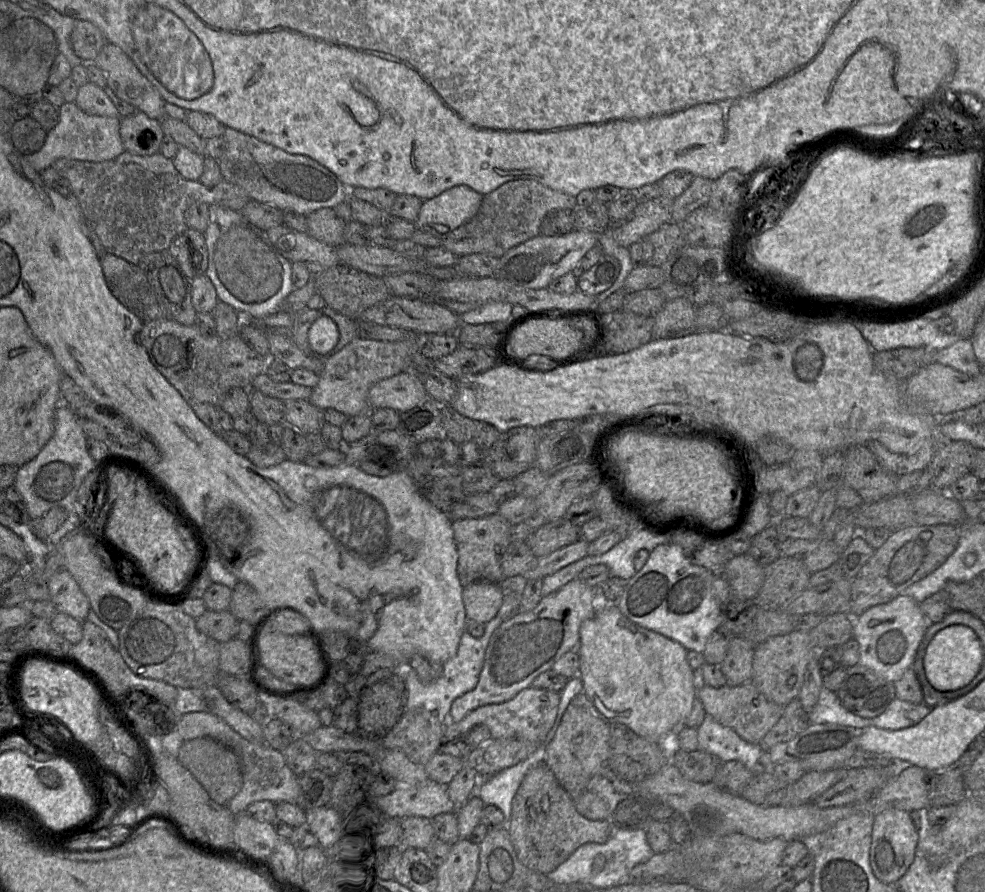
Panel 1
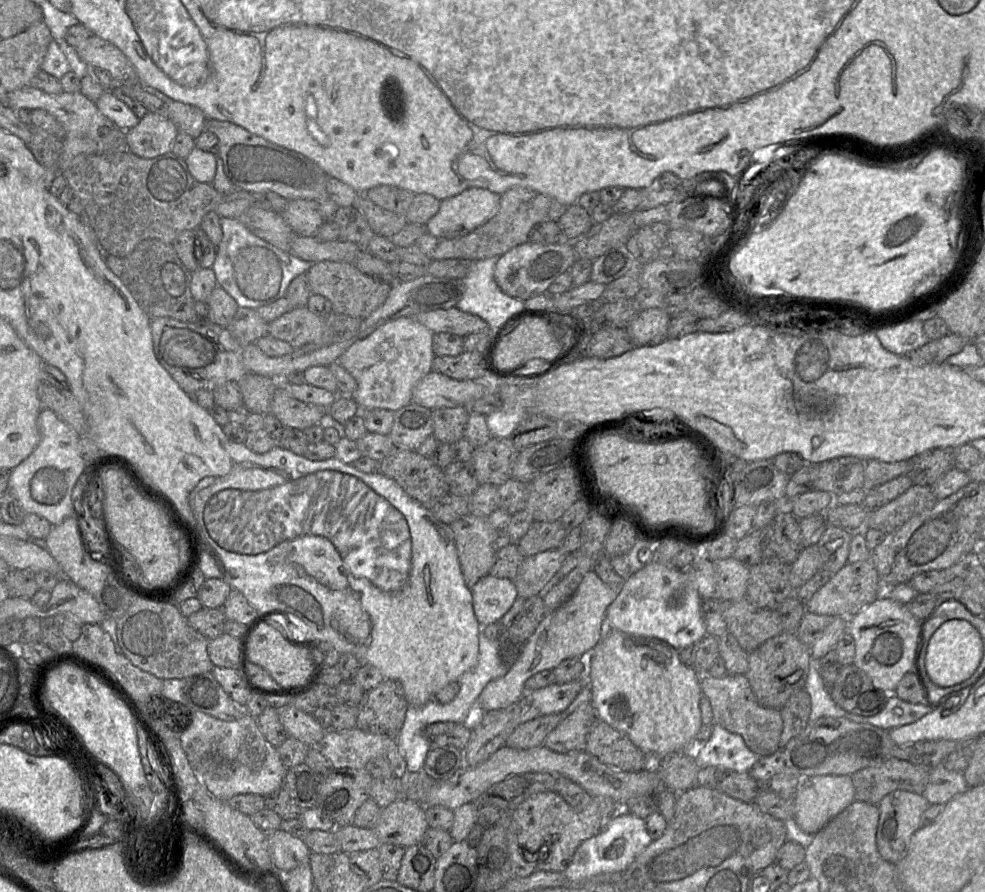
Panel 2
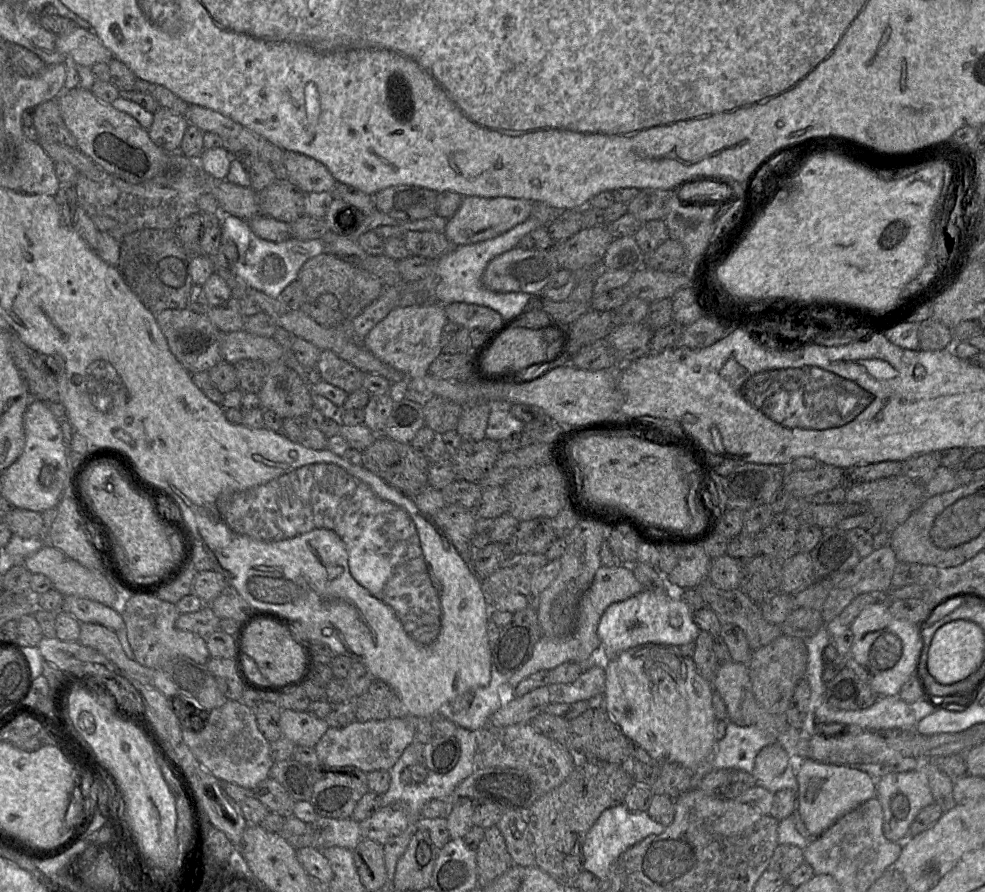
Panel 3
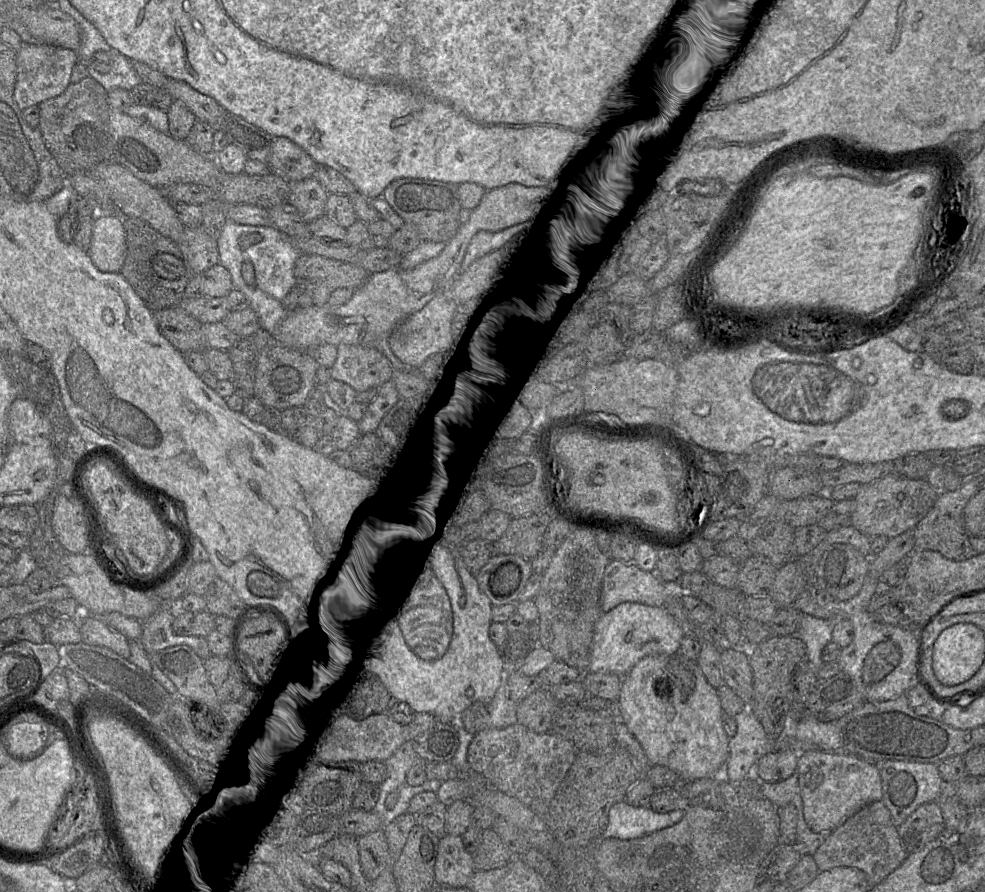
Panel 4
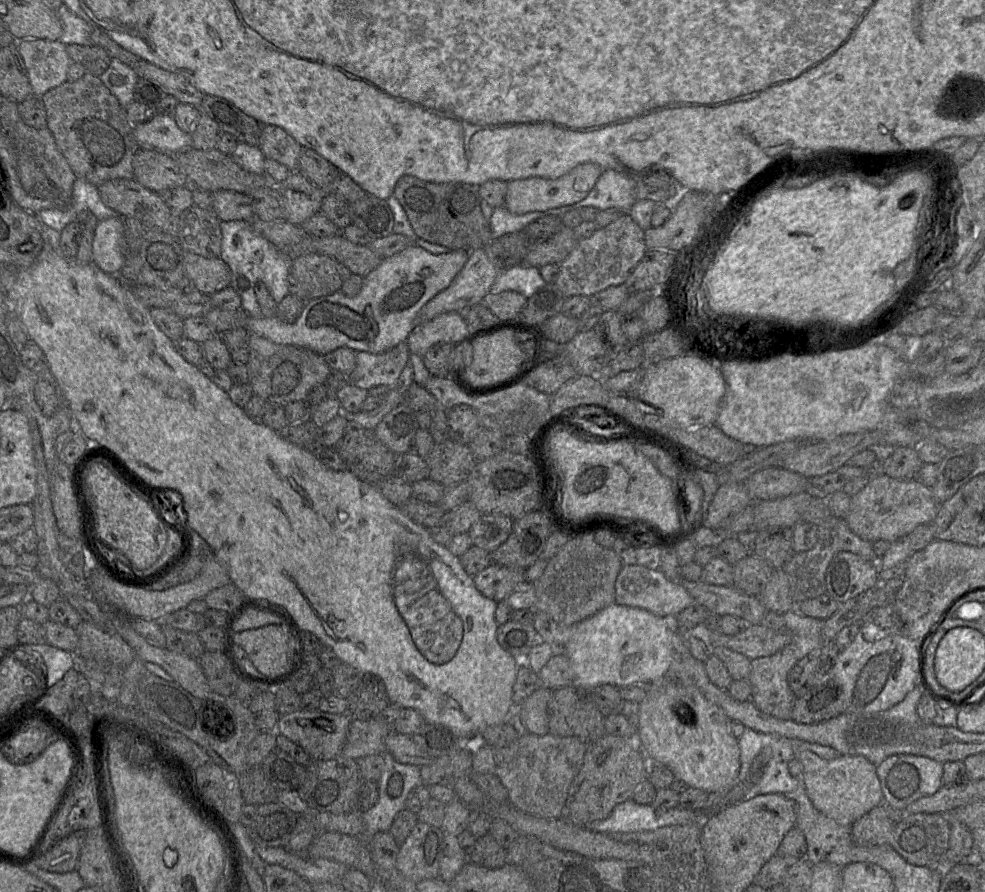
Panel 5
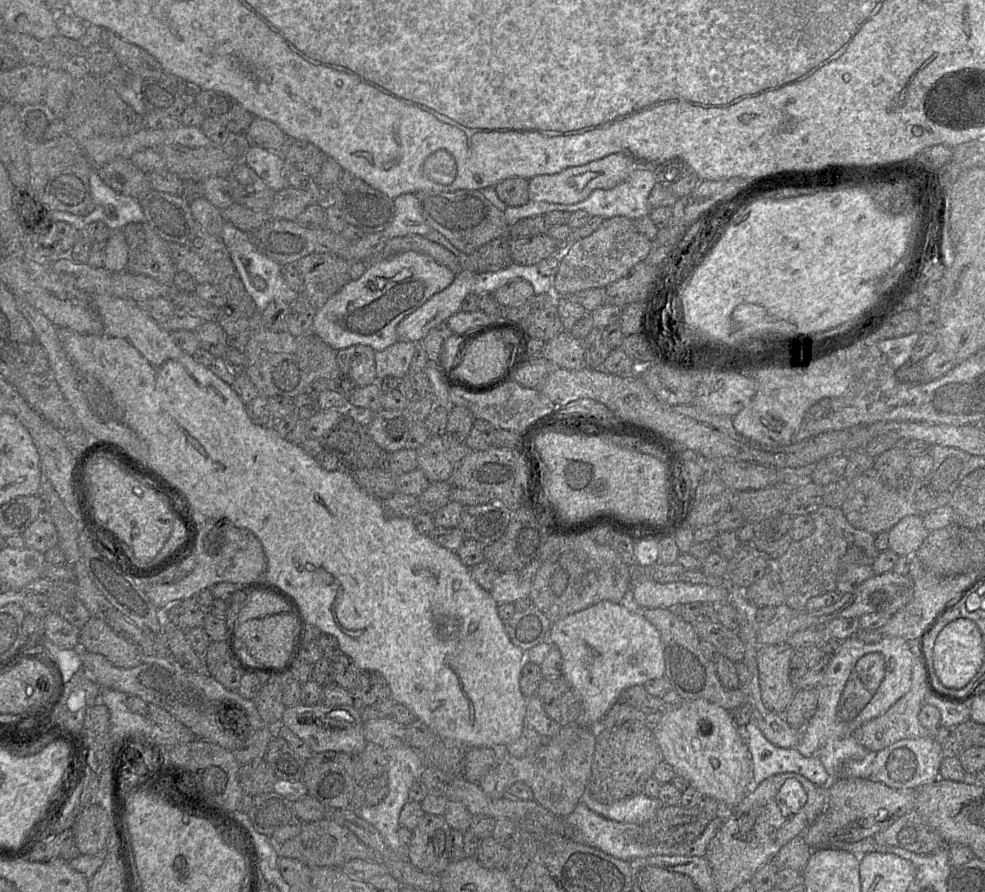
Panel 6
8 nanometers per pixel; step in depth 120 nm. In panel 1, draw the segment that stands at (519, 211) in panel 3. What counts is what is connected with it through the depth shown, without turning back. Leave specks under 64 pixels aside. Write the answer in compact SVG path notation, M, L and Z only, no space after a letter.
M456 185L424 200L414 224L421 231L443 239L474 217L483 197L467 185Z

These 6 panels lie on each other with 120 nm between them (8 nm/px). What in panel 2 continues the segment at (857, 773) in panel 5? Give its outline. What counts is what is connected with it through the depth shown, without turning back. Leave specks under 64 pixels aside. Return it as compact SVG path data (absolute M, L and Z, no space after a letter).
M819 775L801 777L794 795L794 819L803 831L816 835L854 801L855 789L851 776Z

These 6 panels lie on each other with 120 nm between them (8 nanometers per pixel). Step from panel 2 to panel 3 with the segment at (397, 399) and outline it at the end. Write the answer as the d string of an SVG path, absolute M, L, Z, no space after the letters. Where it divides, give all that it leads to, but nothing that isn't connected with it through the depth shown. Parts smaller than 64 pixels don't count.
M441 304L397 307L367 333L362 344L375 357L406 377L425 377L431 363L442 353L441 333L447 321L445 306Z

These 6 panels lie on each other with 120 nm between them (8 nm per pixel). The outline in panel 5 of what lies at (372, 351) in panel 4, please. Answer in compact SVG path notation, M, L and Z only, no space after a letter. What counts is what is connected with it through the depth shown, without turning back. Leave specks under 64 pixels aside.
M406 341L380 353L358 351L355 368L346 376L348 382L365 390L379 385L394 386L409 360Z

